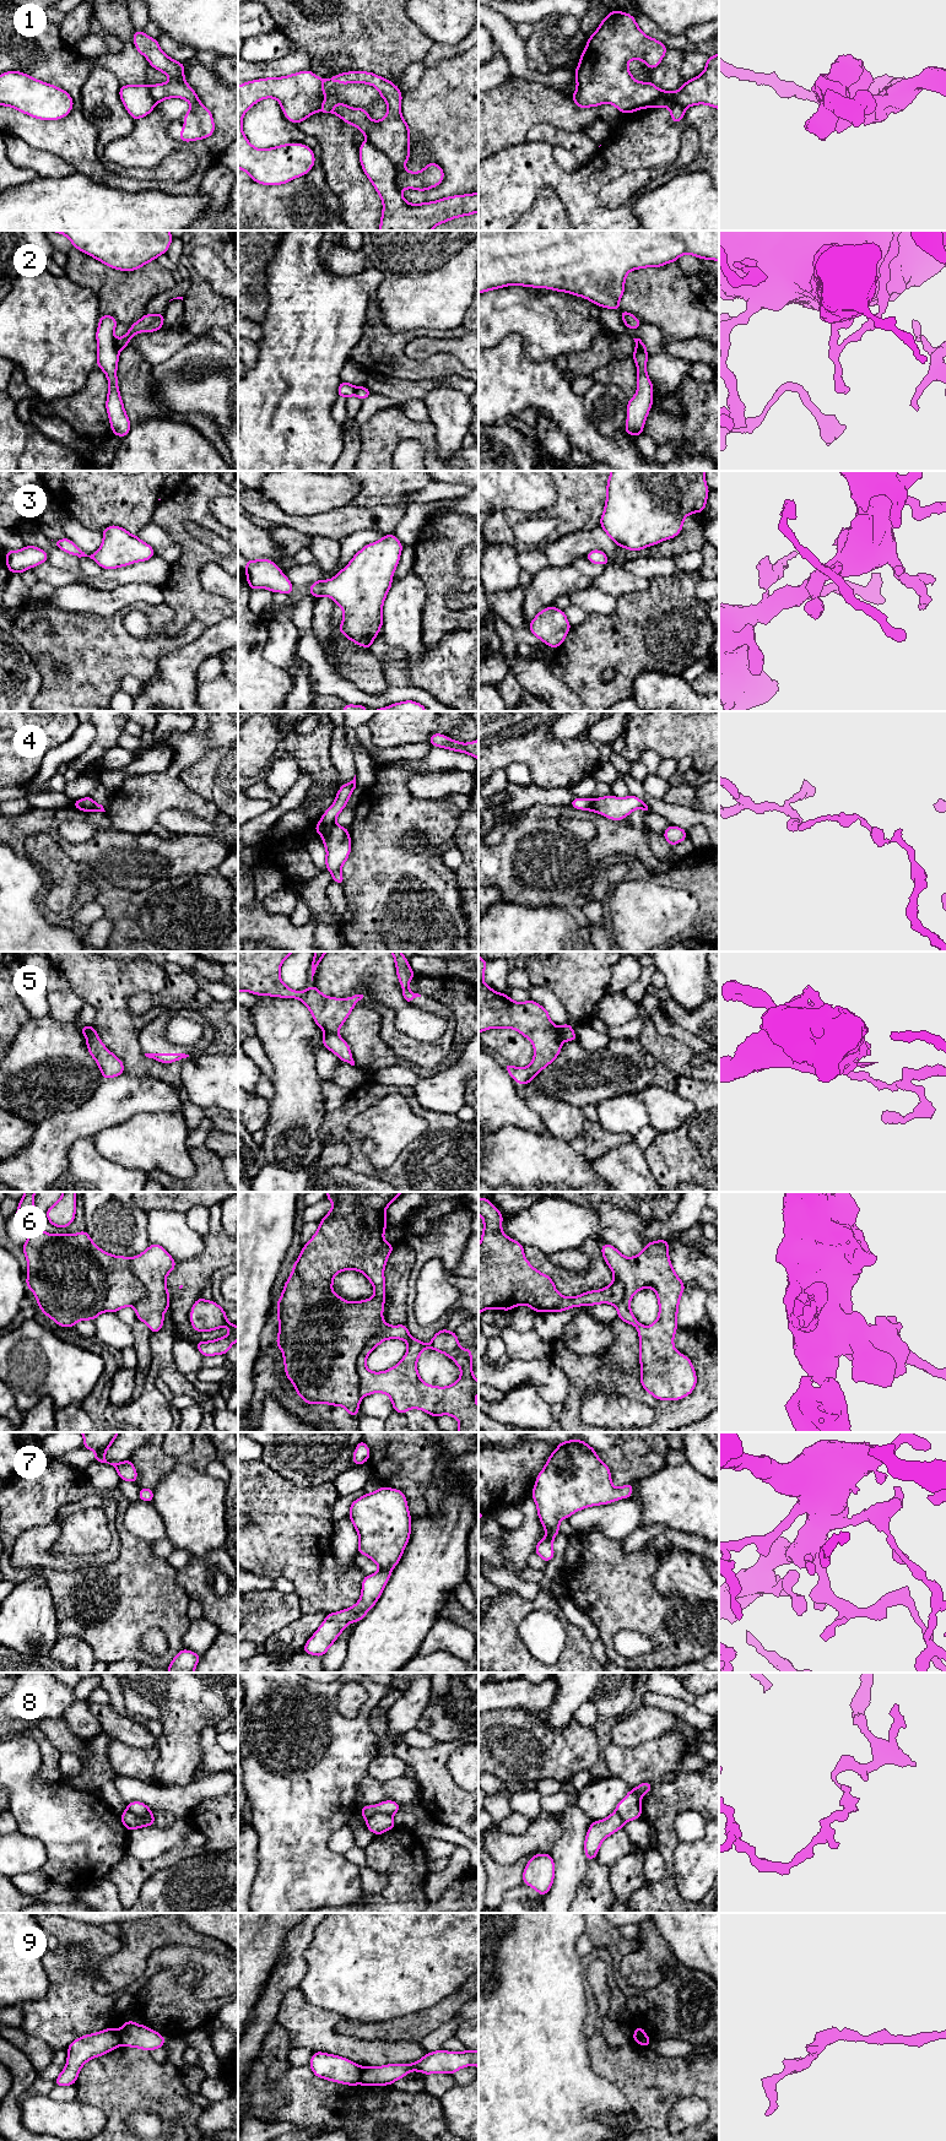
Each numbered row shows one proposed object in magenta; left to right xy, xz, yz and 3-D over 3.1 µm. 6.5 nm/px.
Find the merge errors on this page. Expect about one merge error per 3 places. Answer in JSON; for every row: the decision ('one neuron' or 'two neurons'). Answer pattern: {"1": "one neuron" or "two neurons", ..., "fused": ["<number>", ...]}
{"1": "two neurons", "2": "two neurons", "3": "one neuron", "4": "two neurons", "5": "two neurons", "6": "two neurons", "7": "one neuron", "8": "two neurons", "9": "two neurons", "fused": ["1", "2", "4", "5", "6", "8", "9"]}

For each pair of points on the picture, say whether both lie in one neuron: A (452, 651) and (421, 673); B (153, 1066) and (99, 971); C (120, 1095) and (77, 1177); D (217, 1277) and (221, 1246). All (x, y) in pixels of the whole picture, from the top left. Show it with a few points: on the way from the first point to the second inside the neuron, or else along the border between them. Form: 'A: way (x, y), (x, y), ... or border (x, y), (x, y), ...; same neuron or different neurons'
A: way (444, 659), (428, 672); same neuron
B: way (128, 1047), (113, 1023), (109, 997); same neuron
C: border (91, 1138), (79, 1138), (68, 1150), (68, 1156); different neurons
D: border (225, 1266), (212, 1274), (210, 1285); different neurons

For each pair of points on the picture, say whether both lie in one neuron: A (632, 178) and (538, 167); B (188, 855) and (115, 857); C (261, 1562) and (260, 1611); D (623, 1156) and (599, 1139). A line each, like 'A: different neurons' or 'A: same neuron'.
A: different neurons
B: same neuron
C: different neurons
D: different neurons

